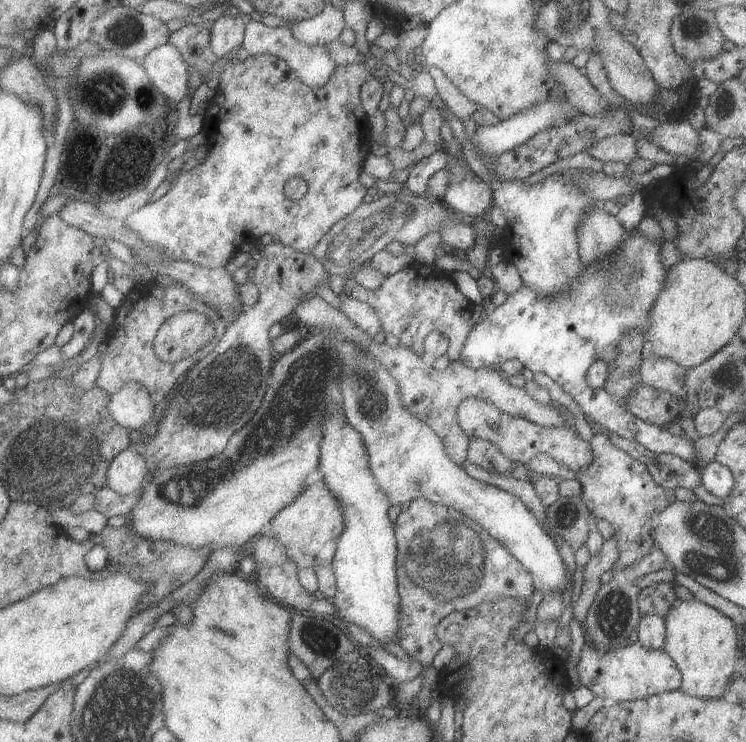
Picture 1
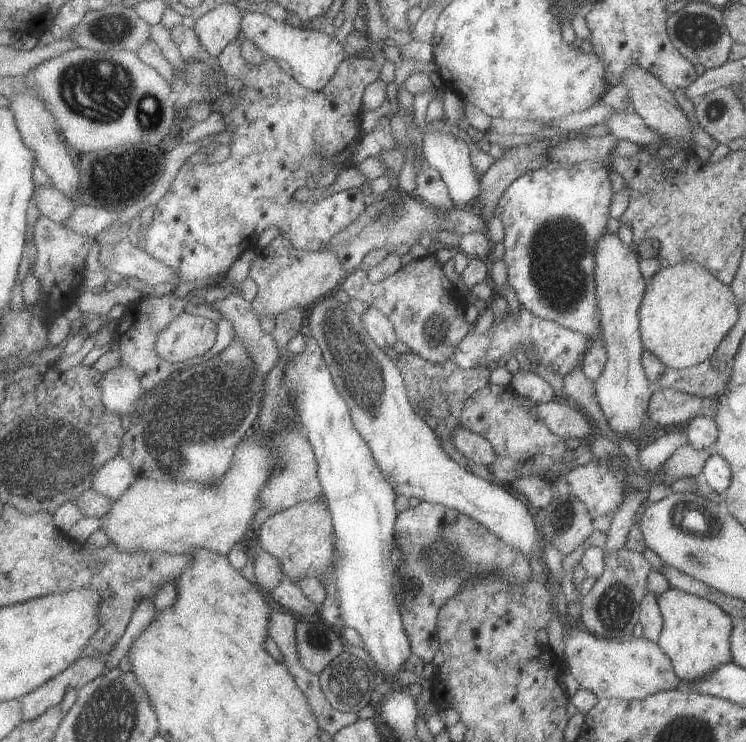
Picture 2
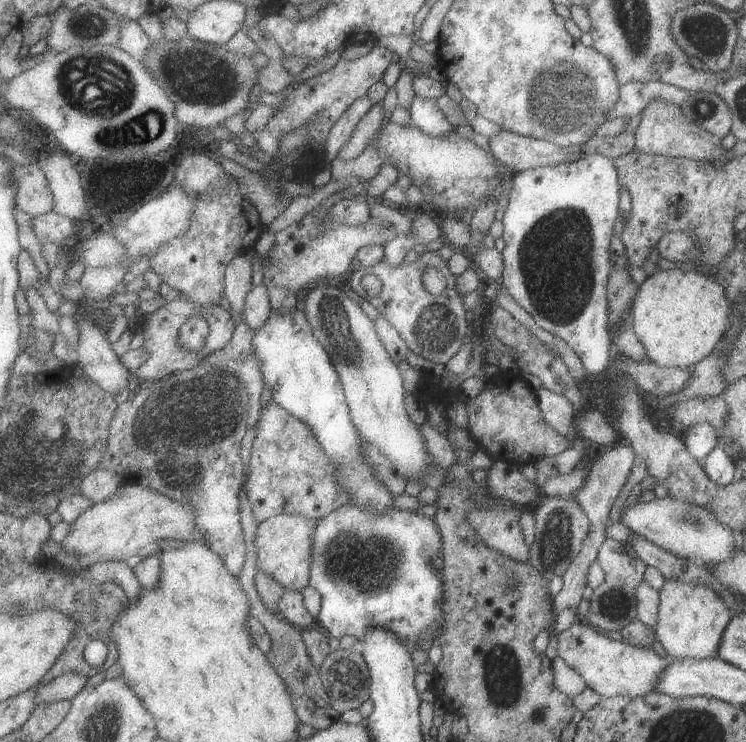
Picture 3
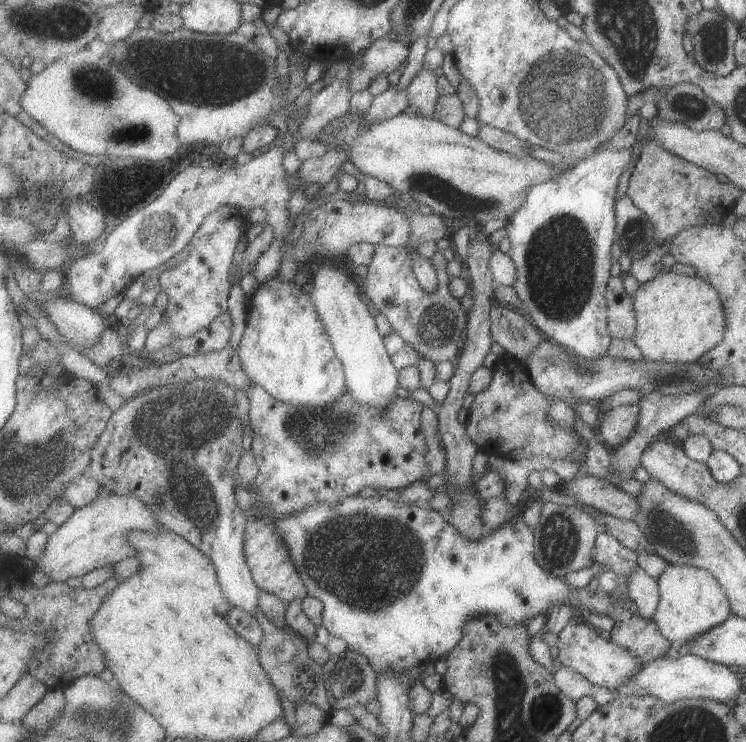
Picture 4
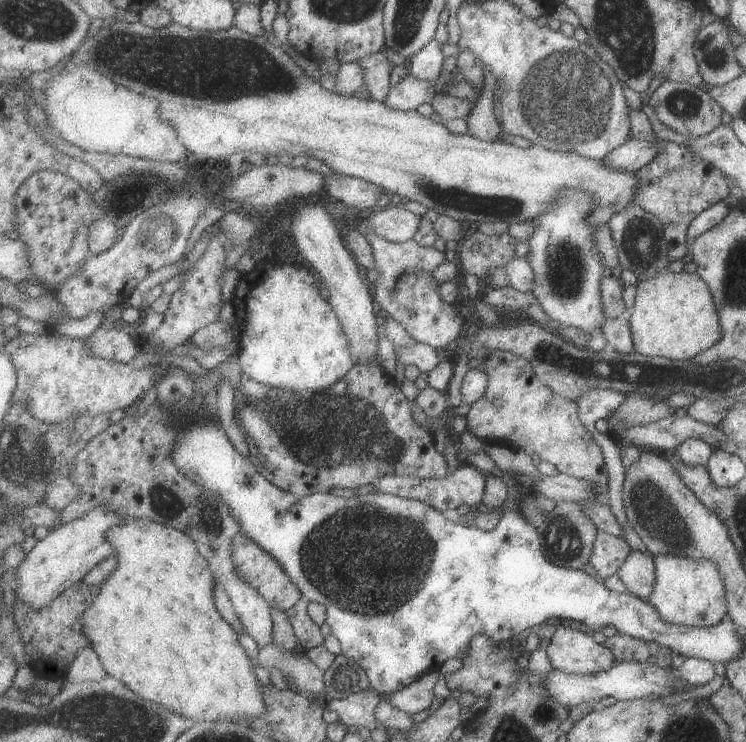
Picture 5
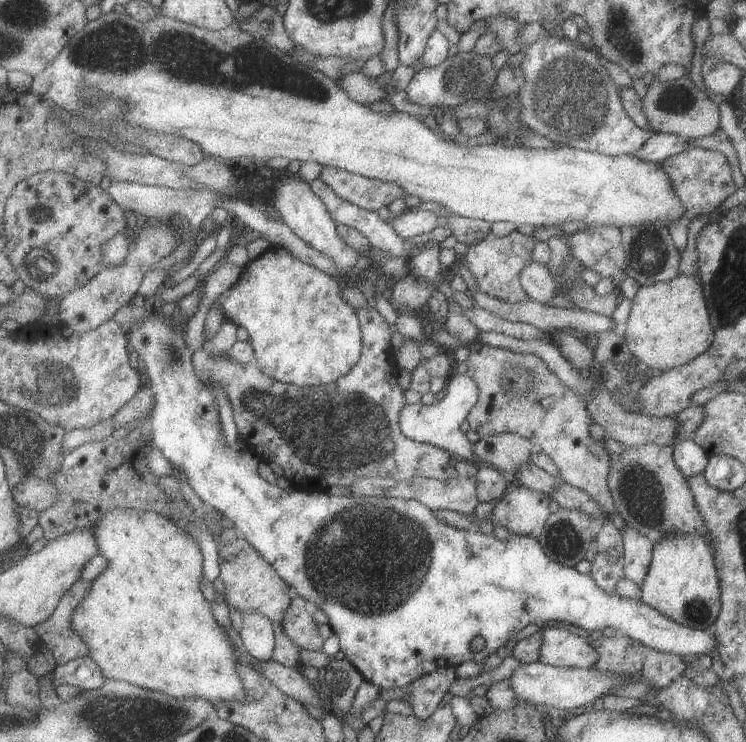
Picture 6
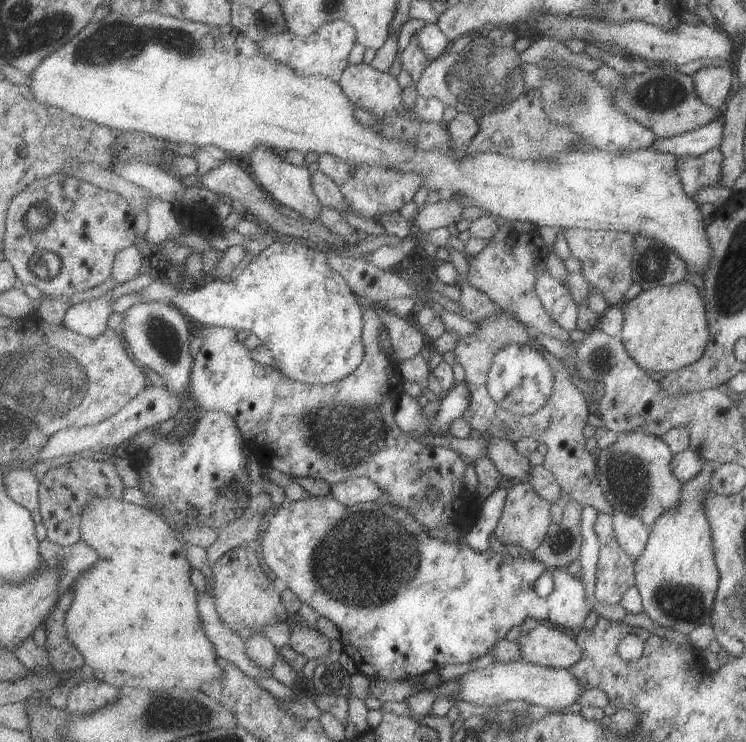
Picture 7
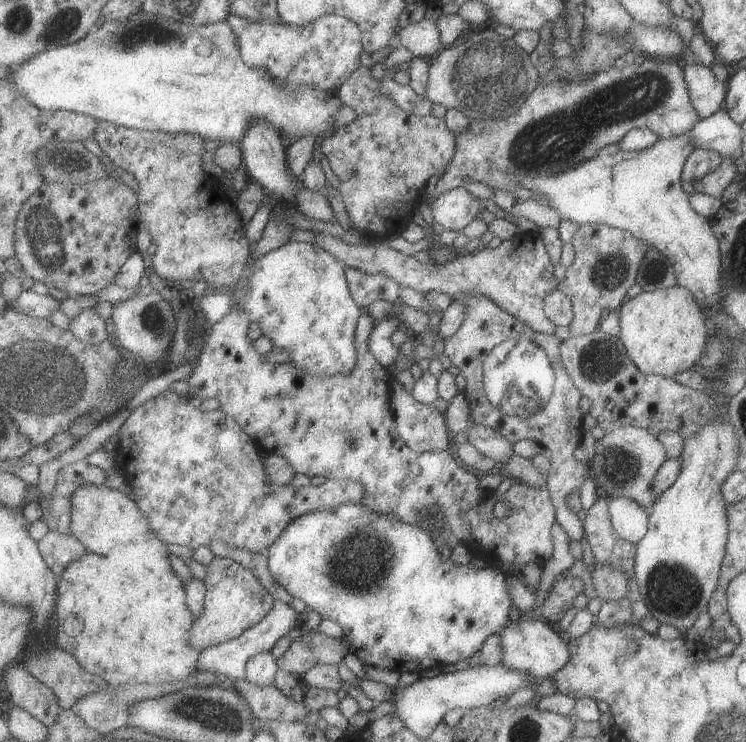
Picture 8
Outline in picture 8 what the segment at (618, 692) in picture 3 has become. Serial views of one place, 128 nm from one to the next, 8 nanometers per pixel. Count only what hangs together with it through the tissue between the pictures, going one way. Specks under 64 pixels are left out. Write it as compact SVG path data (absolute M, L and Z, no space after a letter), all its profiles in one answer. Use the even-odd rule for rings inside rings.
M525 616L511 622L497 634L501 642L500 664L506 668L520 671L534 677L549 677L560 670L570 658L568 644L565 644L557 628L542 618L528 619Z

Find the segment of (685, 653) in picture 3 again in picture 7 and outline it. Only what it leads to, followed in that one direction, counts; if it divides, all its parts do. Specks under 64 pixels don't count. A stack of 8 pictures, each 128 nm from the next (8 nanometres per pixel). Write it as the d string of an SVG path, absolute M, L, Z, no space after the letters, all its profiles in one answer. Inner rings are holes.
M702 458L704 464L701 471L689 481L683 482L678 508L661 514L649 528L645 550L639 559L633 562L635 587L637 588L642 608L655 626L674 629L687 635L702 624L710 624L710 613L718 588L718 573L713 559L713 548L710 540L709 524L704 516L702 501L705 494L711 491L708 486L709 476L715 465Z

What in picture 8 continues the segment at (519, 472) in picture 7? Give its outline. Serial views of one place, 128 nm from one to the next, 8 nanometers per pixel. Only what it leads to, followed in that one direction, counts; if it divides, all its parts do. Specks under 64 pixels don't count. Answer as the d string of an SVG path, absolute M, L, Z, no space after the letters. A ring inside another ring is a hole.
M471 424L470 430L465 434L468 443L496 462L498 471L500 471L499 465L503 465L514 454L512 444L491 428Z

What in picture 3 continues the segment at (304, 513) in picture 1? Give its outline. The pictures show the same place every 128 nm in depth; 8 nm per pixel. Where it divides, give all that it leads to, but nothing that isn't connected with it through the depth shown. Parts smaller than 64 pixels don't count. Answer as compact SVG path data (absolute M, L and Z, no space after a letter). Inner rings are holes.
M282 514L264 520L257 530L257 554L259 554L259 570L267 572L275 582L279 582L285 590L304 591L309 588L312 576L313 542L315 542L317 520Z

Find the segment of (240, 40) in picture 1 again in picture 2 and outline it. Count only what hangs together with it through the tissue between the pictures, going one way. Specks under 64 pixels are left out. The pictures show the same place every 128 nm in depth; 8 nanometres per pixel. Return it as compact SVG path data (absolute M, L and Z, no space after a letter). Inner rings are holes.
M225 3L195 19L192 27L201 38L201 44L218 57L232 42L238 40L244 17L235 3Z

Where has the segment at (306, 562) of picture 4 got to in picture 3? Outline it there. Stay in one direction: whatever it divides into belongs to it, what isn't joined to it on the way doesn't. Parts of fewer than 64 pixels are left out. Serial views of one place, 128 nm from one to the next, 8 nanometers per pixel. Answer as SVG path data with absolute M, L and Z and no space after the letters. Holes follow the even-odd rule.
M346 504L317 519L315 542L313 542L313 564L310 585L323 596L318 625L325 628L335 639L353 636L365 642L369 630L385 628L397 634L399 640L412 652L421 650L421 640L433 636L433 644L439 645L445 634L445 590L441 560L444 536L437 521L416 511L391 508L375 512L369 508Z

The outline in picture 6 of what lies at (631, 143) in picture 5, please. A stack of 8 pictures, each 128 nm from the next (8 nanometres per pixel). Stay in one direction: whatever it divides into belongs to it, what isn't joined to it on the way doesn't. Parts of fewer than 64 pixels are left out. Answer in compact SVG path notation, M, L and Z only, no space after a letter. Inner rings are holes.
M653 132L649 139L645 140L645 143L636 152L633 152L632 156L647 163L659 164L689 147L693 146L687 145L683 137Z

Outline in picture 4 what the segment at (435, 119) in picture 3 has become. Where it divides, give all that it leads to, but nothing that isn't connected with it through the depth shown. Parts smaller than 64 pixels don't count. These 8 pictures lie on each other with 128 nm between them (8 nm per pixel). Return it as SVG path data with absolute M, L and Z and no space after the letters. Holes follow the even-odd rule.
M423 65L408 85L409 102L416 111L415 114L434 118L435 106L440 97L437 92L437 78L434 70Z

